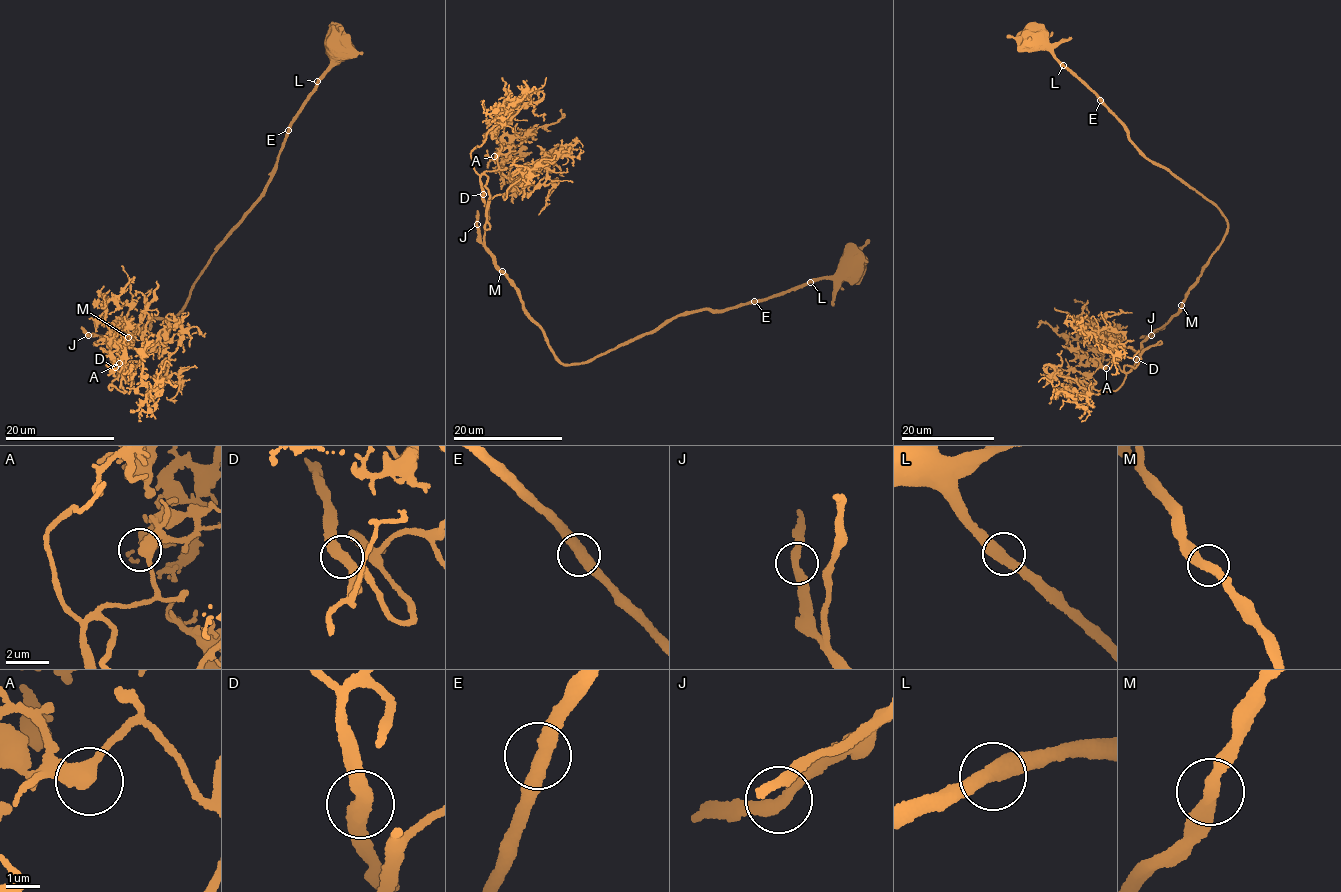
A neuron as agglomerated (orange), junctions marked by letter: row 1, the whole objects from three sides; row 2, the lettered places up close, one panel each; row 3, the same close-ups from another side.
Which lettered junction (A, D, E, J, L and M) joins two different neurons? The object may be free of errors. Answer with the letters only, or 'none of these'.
none of these

